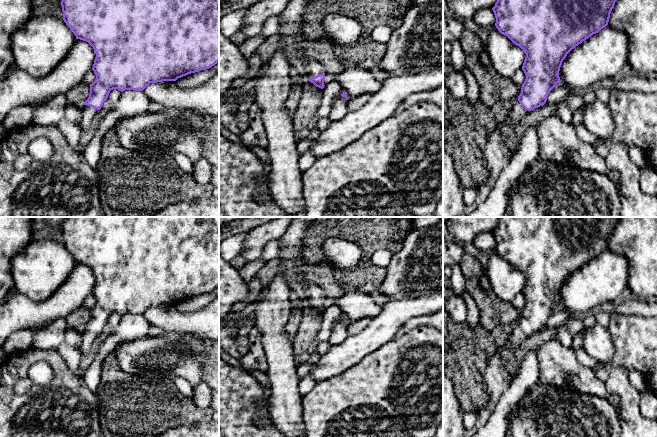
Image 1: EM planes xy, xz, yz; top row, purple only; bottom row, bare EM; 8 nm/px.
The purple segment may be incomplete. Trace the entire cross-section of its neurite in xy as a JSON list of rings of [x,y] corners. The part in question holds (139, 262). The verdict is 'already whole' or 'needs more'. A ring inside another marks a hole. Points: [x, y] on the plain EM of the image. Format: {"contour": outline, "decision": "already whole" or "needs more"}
{"contour": [[[66,217],[66,219],[63,221],[61,225],[61,230],[63,236],[63,244],[66,247],[66,249],[70,252],[70,254],[74,257],[76,263],[88,266],[93,271],[94,276],[96,278],[94,288],[92,291],[92,294],[96,299],[96,303],[92,308],[90,308],[90,317],[88,323],[80,331],[80,346],[78,349],[81,353],[81,356],[87,354],[91,350],[94,342],[99,339],[99,334],[101,333],[103,327],[107,324],[111,314],[118,313],[121,316],[125,314],[143,315],[150,307],[162,305],[176,305],[178,302],[186,300],[188,298],[209,293],[219,286],[219,217]]], "decision": "needs more"}

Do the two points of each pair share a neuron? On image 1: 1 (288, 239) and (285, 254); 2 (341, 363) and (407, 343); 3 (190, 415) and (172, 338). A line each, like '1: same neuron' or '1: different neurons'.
1: same neuron
2: different neurons
3: different neurons

